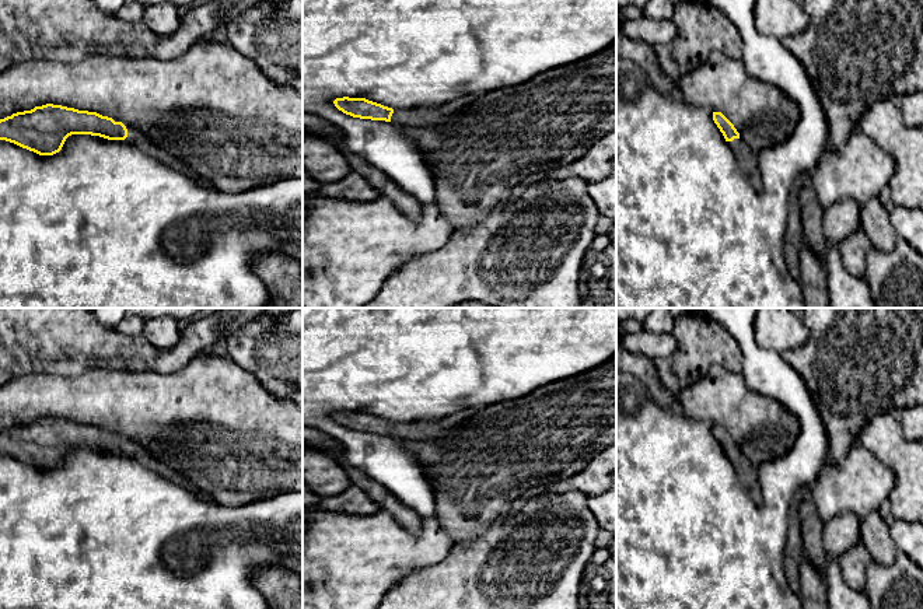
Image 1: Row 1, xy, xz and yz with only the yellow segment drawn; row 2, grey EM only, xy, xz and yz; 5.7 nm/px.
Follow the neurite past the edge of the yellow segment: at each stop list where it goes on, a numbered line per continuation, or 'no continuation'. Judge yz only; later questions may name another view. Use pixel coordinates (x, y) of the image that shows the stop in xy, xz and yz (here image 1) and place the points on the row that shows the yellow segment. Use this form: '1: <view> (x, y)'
1: yz (745, 157)

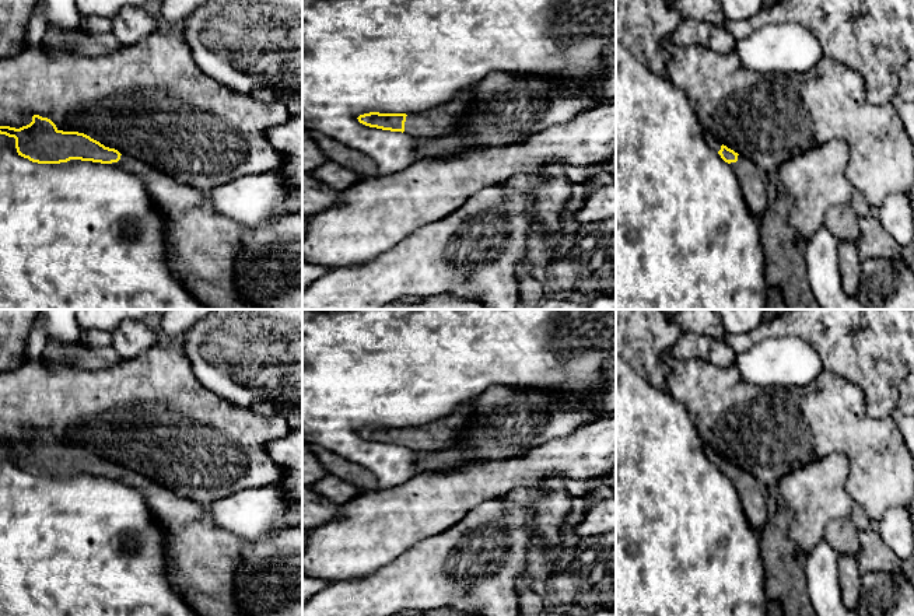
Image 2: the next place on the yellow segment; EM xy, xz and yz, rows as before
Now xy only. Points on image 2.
1: xy (202, 245)

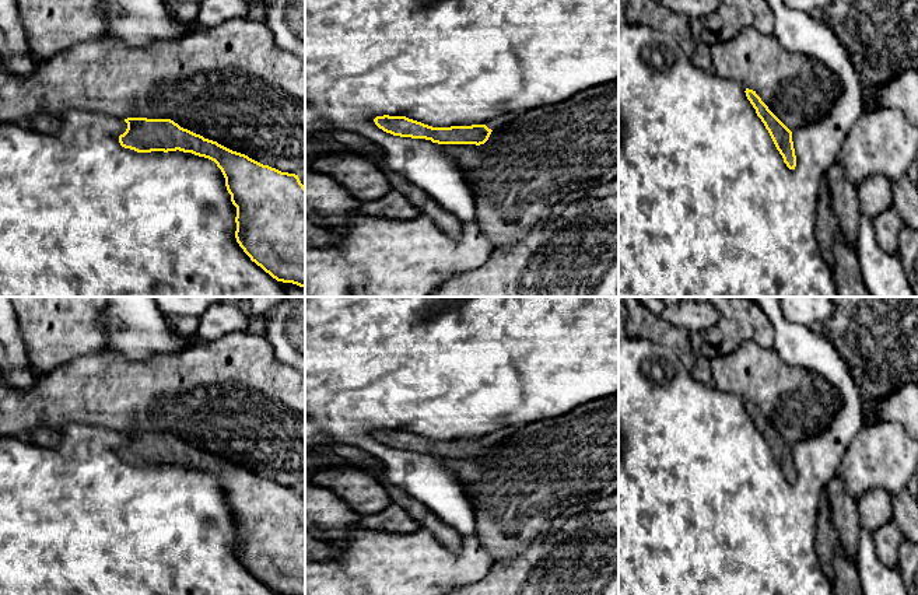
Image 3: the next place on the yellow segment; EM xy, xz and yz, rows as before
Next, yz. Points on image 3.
no continuation

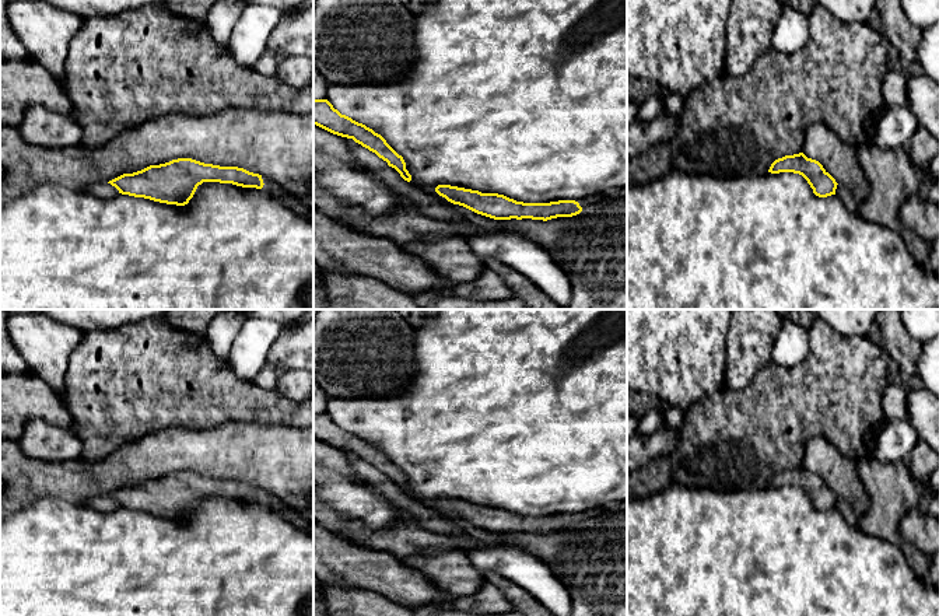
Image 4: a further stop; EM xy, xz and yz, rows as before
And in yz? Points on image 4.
no continuation

